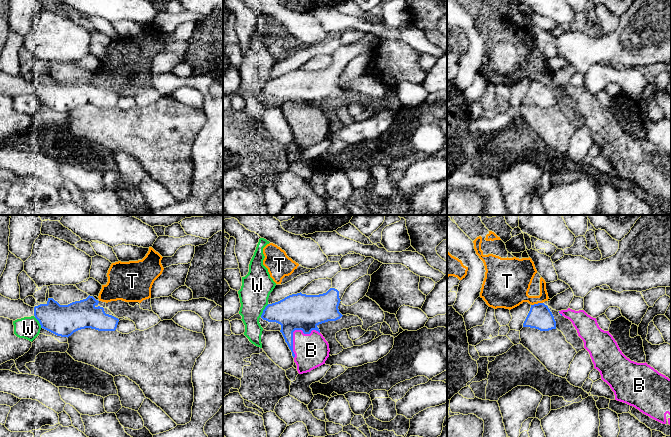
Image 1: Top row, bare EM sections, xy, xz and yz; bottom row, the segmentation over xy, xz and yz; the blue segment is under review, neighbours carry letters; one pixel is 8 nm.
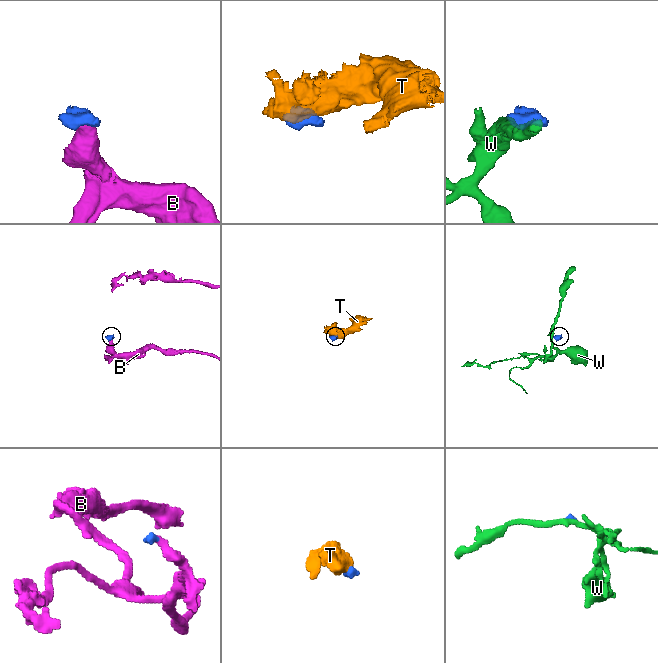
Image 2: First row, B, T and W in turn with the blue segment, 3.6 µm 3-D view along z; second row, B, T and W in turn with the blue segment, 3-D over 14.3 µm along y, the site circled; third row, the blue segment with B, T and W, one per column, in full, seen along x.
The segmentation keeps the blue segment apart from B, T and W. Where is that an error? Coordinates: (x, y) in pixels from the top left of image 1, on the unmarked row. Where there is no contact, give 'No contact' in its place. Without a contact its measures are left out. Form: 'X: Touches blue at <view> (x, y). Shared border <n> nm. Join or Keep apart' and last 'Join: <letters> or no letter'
B: Touches blue at xz (292, 109). Shared border 300 nm. Join
T: Touches blue at yz (536, 80). Shared border 100 nm. Keep apart
W: Touches blue at xz (263, 86). Shared border 120 nm. Keep apart
Join: B

